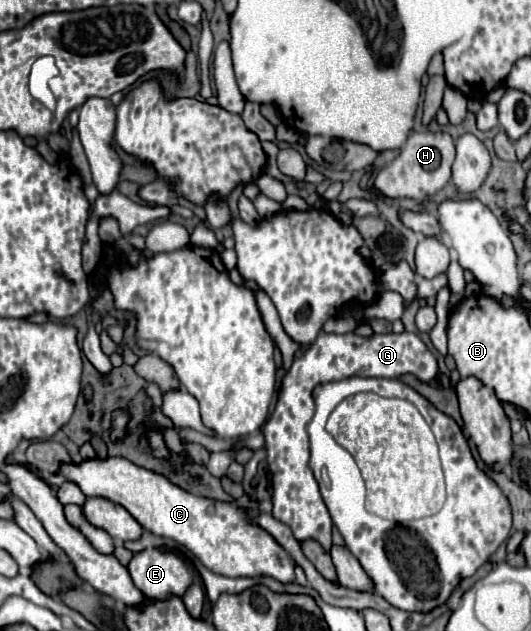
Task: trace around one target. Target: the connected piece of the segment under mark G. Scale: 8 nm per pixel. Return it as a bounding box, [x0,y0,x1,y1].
[263,332,437,552]

